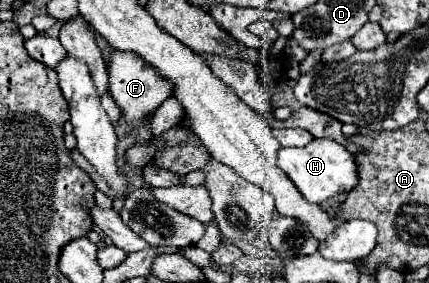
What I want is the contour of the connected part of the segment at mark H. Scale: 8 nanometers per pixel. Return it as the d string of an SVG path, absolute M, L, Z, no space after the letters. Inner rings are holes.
M315 138L303 148L281 148L277 152L277 166L289 176L295 188L311 202L319 204L335 194L349 194L349 190L359 182L357 162L355 158L335 140L329 138Z

